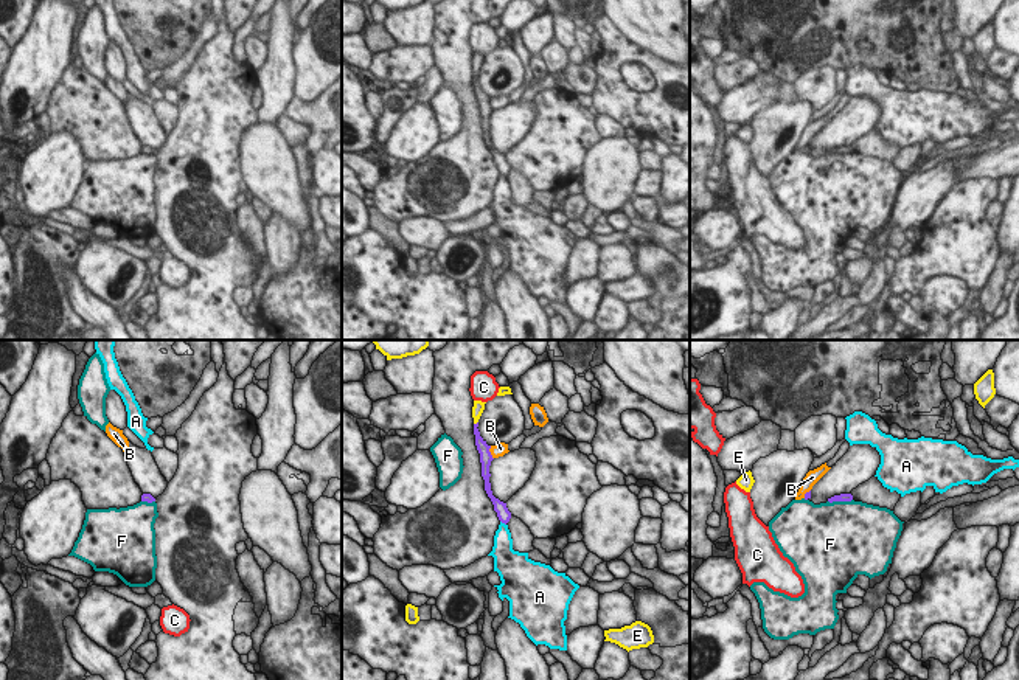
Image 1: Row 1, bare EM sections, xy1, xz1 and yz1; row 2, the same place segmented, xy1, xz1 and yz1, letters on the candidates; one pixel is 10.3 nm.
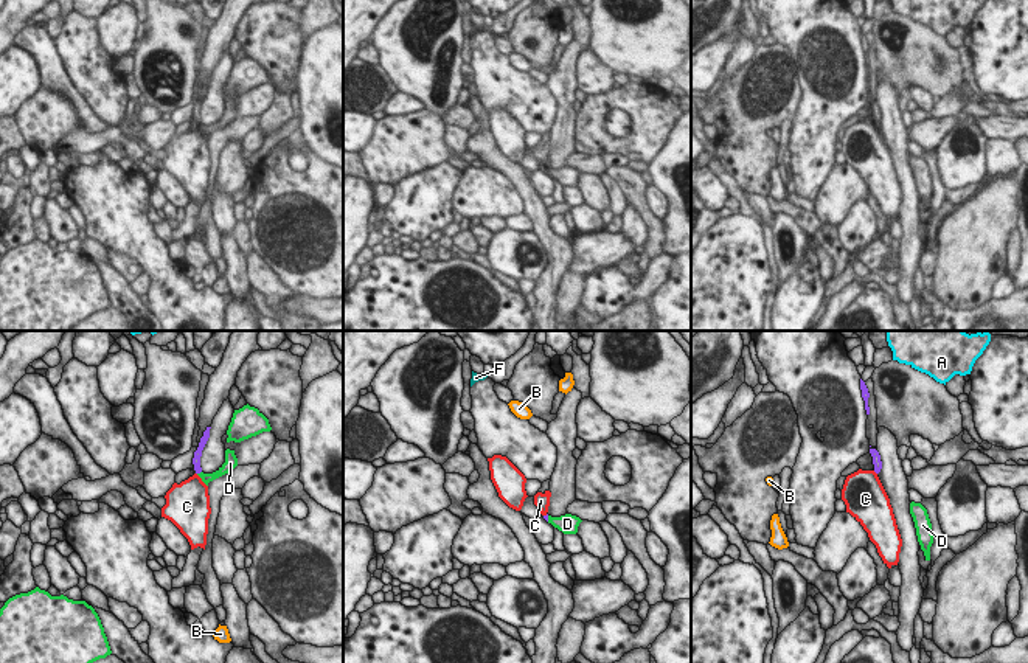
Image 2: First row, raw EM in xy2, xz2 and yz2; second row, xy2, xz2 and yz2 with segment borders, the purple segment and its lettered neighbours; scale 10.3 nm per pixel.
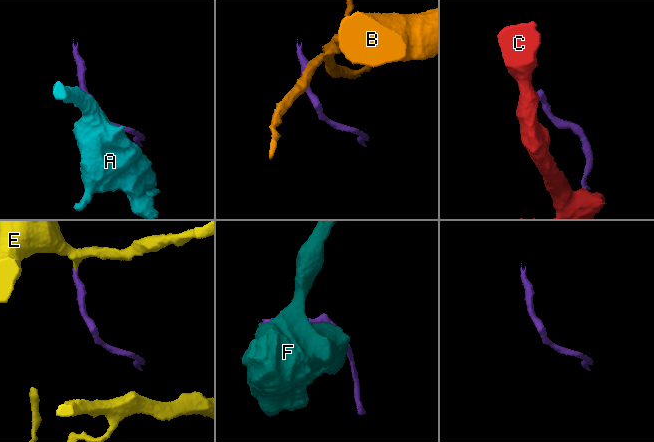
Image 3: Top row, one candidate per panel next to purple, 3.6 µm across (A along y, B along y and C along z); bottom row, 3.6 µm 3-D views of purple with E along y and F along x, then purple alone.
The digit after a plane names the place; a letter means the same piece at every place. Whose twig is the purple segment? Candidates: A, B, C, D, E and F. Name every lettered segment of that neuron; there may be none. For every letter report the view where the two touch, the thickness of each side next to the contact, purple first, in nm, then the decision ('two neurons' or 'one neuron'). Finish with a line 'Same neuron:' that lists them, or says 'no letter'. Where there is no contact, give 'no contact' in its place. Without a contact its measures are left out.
A: xz1 | 140/190 nm | two neurons
B: xz1 | 130/130 nm | two neurons
C: xz2 | 50/160 nm | two neurons
D: xy2 | 90/100 nm | two neurons
E: xz1 | 120/120 nm | one neuron
F: yz1 | 100/480 nm | two neurons
Same neuron: E

